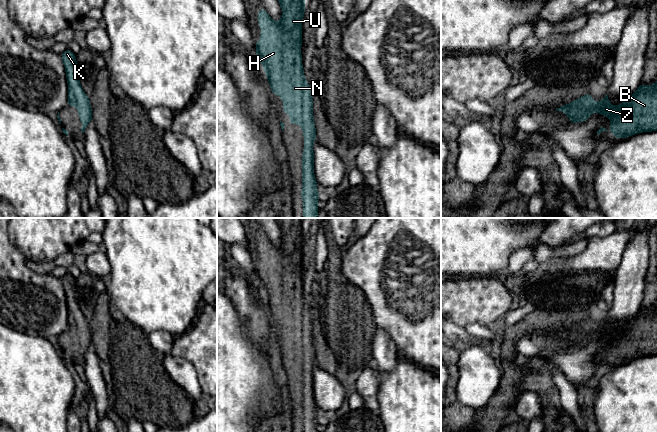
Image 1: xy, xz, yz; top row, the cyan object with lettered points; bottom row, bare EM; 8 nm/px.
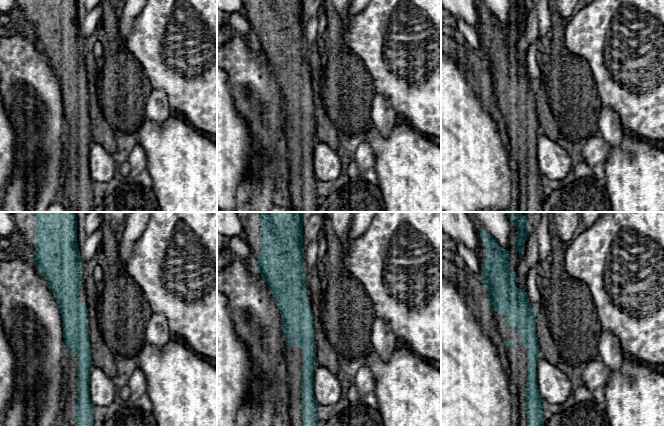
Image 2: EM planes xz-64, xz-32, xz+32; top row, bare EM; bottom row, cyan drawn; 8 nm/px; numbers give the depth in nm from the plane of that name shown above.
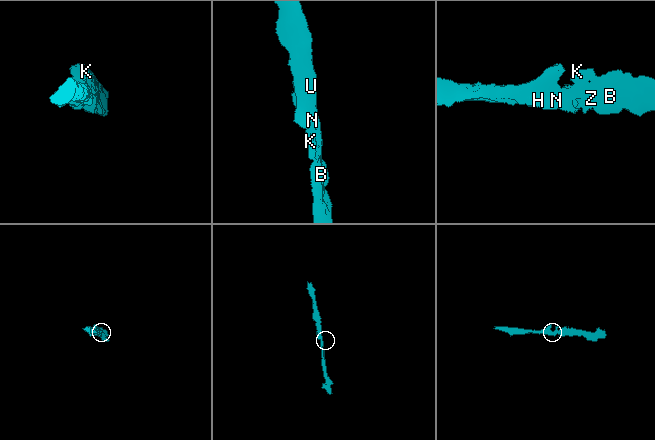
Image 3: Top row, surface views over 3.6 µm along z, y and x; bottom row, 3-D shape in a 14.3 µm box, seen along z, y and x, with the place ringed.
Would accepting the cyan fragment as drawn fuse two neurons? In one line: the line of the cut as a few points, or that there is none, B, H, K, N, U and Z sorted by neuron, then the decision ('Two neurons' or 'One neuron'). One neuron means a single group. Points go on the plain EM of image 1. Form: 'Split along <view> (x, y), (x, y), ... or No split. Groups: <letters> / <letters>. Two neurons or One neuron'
No split. Groups: B H K N U Z. One neuron

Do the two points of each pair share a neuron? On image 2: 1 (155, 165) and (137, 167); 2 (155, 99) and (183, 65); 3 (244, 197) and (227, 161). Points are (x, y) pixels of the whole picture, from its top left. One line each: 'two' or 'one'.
1: two
2: two
3: two

